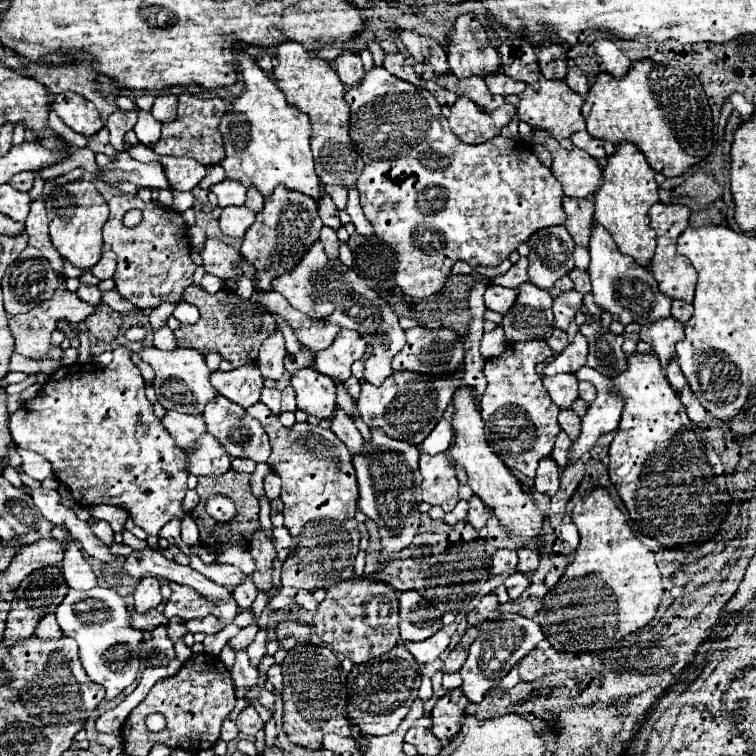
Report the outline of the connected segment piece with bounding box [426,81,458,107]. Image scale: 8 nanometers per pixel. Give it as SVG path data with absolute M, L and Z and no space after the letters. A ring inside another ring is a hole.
M428 81L428 83L426 83L426 89L432 91L432 95L436 97L436 101L438 101L440 105L450 105L450 107L452 107L452 105L456 103L456 99L458 99L458 95L456 95L454 91L448 91L448 89L436 85L434 81Z

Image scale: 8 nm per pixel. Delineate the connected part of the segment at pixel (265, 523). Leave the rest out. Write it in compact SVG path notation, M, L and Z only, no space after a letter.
M264 495L260 497L260 525L272 539L272 523L270 523L270 499Z

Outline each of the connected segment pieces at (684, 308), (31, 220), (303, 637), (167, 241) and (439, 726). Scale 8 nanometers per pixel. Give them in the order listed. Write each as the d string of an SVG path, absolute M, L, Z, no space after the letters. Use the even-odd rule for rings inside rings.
M672 299L672 315L674 315L678 321L686 323L686 321L692 317L692 303Z
M38 197L30 203L30 215L26 219L26 233L30 237L30 245L42 251L42 255L52 263L54 271L62 273L62 257L54 249L50 235L48 235L48 219L46 219L44 197Z
M284 621L276 629L276 639L280 641L280 647L282 649L292 649L296 645L308 643L308 637L310 637L308 627L306 625L300 625L296 621Z
M114 195L108 201L110 217L104 225L104 243L116 253L116 289L130 303L140 309L152 309L162 301L182 301L182 291L192 285L192 273L196 265L190 259L190 243L186 239L186 225L180 213L162 207L160 203L144 203L136 195ZM128 209L140 209L144 219L138 227L128 229L122 225L122 217Z
M452 689L442 695L432 709L432 733L438 739L452 739L460 731L460 717L468 699L460 689Z

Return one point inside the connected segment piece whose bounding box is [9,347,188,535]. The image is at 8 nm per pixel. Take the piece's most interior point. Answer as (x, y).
(94, 424)

